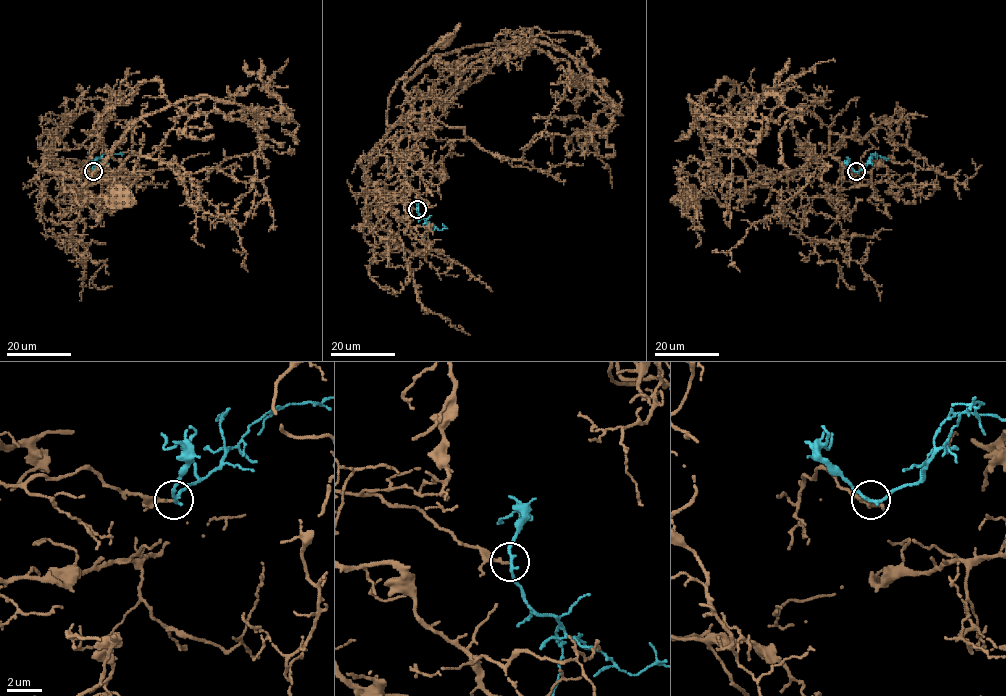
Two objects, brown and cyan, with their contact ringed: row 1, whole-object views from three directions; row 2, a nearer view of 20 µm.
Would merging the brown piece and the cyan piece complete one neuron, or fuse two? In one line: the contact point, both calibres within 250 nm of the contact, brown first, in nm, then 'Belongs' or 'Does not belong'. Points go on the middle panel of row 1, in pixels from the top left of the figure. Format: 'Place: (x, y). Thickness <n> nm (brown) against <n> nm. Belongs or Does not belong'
Place: (417, 209). Thickness 170 nm (brown) against 180 nm. Belongs

